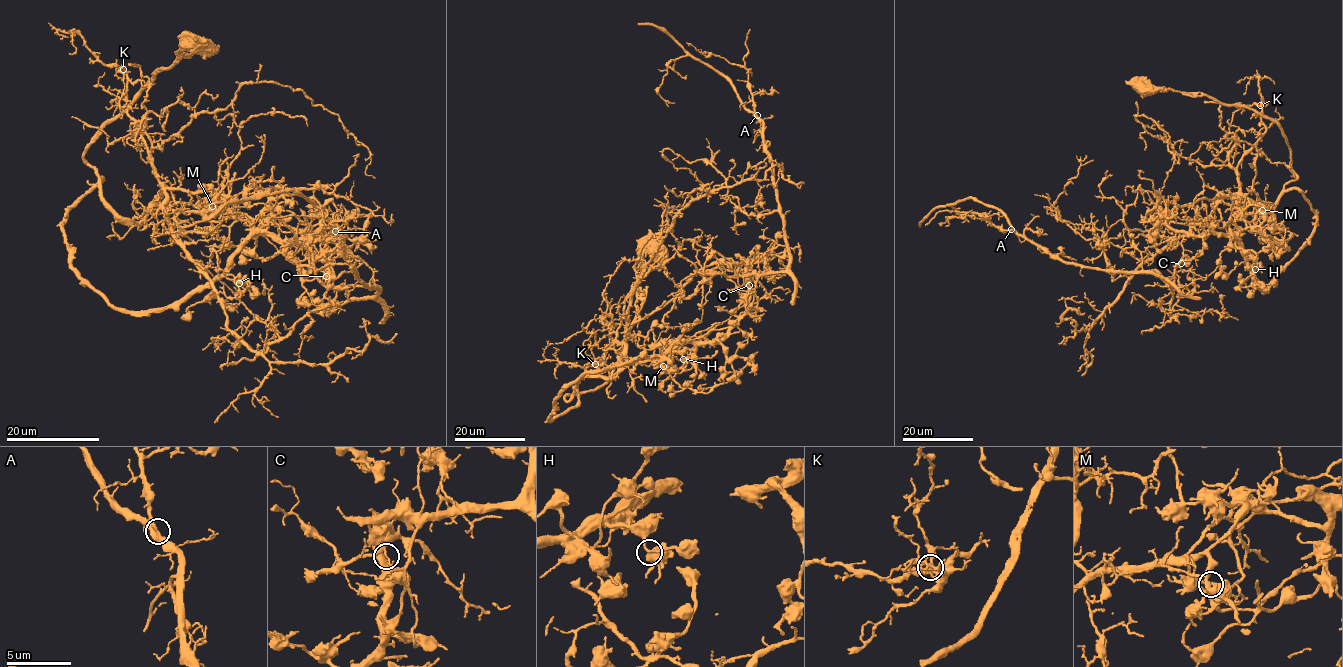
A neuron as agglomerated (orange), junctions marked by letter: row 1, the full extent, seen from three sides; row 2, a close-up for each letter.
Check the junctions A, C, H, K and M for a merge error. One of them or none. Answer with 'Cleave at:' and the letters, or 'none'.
Cleave at: C

